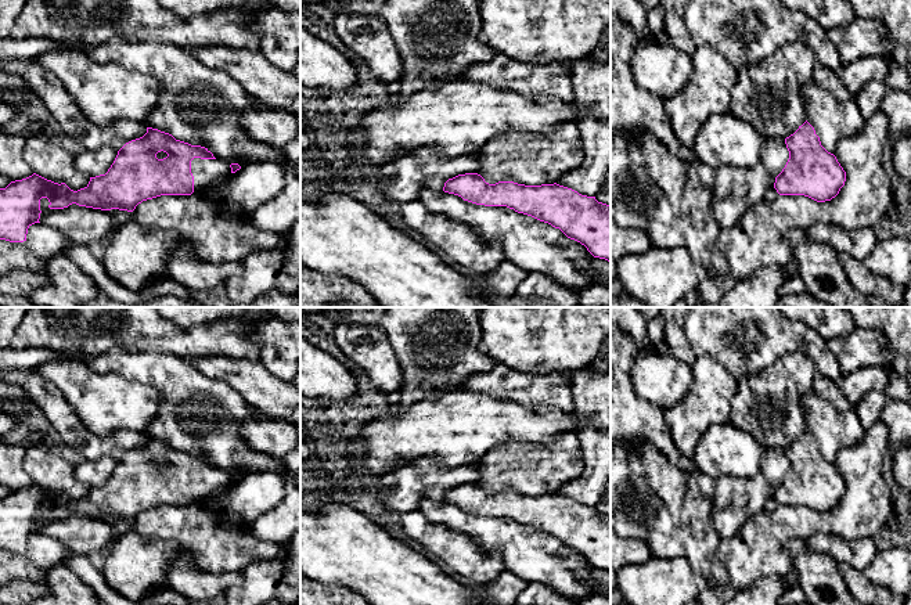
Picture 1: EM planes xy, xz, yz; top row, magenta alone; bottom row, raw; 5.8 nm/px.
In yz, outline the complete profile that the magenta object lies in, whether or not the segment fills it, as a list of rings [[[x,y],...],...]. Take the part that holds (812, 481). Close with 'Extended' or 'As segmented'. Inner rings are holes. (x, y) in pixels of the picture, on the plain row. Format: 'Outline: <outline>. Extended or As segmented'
Outline: [[[806,431],[785,449],[789,469],[775,487],[779,505],[804,505],[817,512],[835,508],[846,491],[846,482],[836,467],[828,462]]]. As segmented

